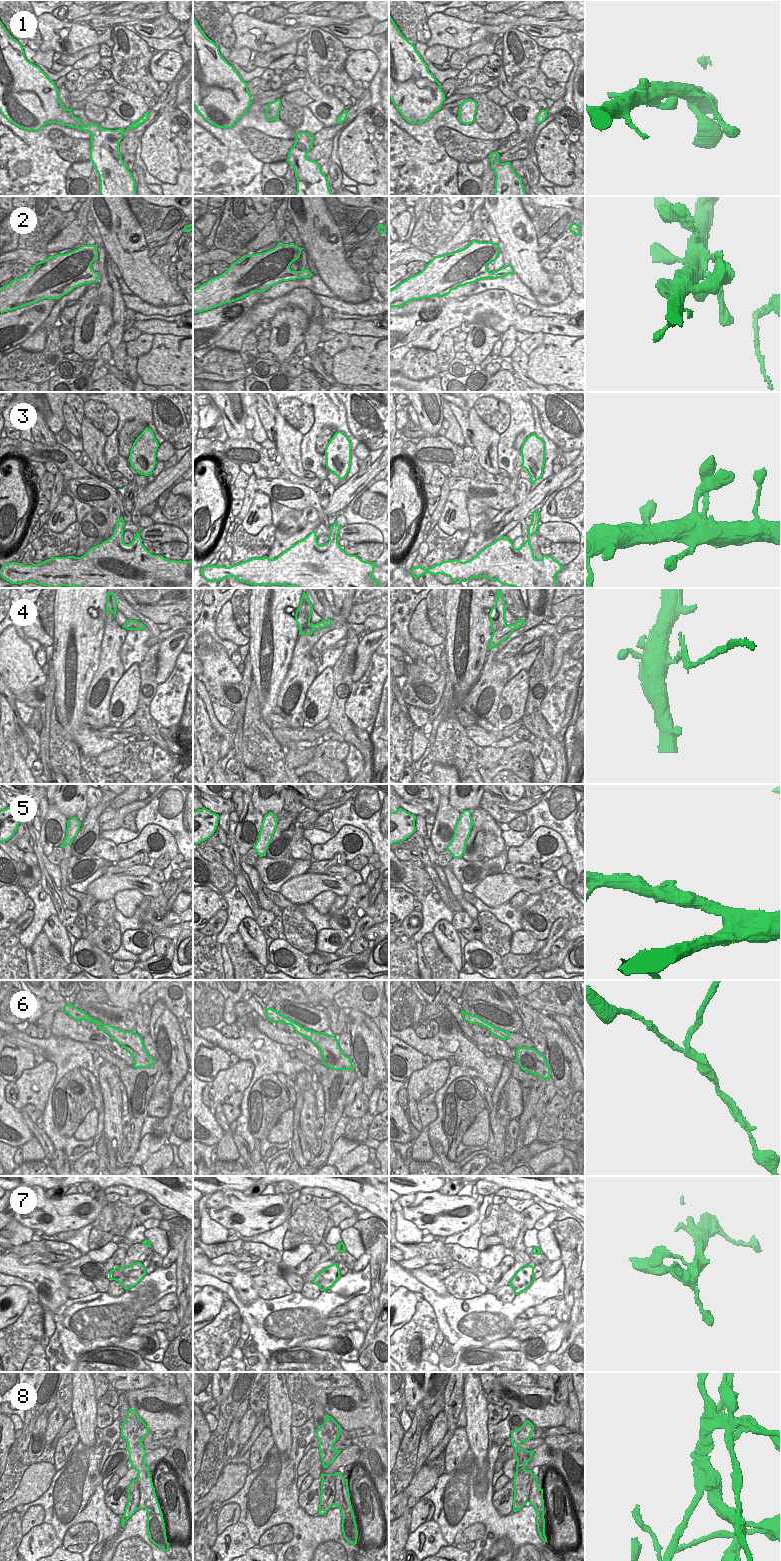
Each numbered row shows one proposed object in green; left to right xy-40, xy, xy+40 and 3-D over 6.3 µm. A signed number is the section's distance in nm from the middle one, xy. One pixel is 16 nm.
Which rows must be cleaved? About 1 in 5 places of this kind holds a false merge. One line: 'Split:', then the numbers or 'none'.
Split: 4, 6

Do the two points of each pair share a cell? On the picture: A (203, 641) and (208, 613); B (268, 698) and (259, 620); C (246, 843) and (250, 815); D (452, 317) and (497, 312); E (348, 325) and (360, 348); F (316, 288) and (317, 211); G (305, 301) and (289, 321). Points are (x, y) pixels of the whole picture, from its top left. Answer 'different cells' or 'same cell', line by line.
A: different cells
B: same cell
C: same cell
D: same cell
E: different cells
F: different cells
G: different cells

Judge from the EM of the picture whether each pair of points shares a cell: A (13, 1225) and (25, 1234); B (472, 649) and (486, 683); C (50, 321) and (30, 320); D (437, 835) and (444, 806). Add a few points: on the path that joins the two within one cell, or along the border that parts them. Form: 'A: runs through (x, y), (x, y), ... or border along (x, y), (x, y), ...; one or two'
A: runs through (16, 1228), (22, 1234); one
B: border along (489, 650), (481, 674), (469, 691); two
C: border along (48, 315), (42, 322); two
D: runs through (437, 828), (444, 819), (444, 813); one

